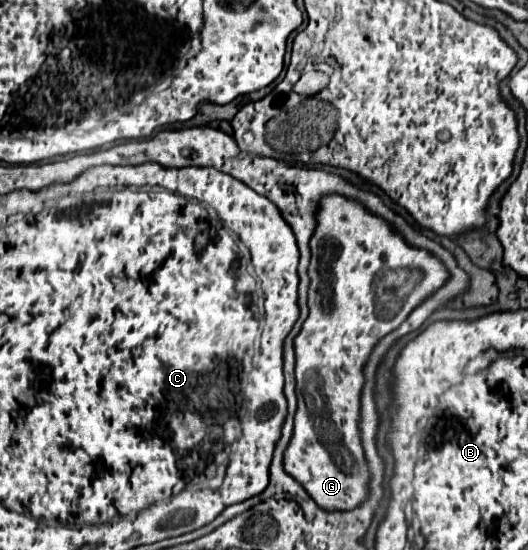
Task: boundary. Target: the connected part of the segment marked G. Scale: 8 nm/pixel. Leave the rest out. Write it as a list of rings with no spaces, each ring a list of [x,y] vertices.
[[[330,195],[324,197],[324,201],[320,201],[320,209],[318,209],[318,227],[314,231],[314,237],[310,241],[312,247],[312,259],[310,259],[310,267],[308,267],[308,275],[310,275],[310,291],[308,291],[308,307],[310,307],[310,315],[302,327],[302,331],[298,333],[298,337],[294,339],[294,347],[296,347],[296,395],[298,395],[298,411],[294,417],[294,435],[290,439],[290,445],[284,453],[284,469],[288,475],[292,475],[298,483],[304,485],[304,489],[308,491],[308,495],[322,507],[322,509],[354,509],[366,495],[368,495],[368,469],[366,469],[366,461],[364,461],[364,453],[360,447],[360,431],[358,431],[358,407],[360,407],[360,393],[358,389],[362,389],[364,383],[364,363],[368,361],[368,355],[372,351],[372,347],[376,345],[376,341],[384,335],[388,335],[390,331],[394,331],[406,317],[408,313],[418,307],[430,293],[434,293],[446,279],[448,273],[444,271],[444,265],[430,255],[424,249],[414,249],[410,247],[400,233],[396,233],[384,219],[380,219],[378,215],[372,215],[370,211],[366,211],[360,203],[348,201],[340,195]]]

